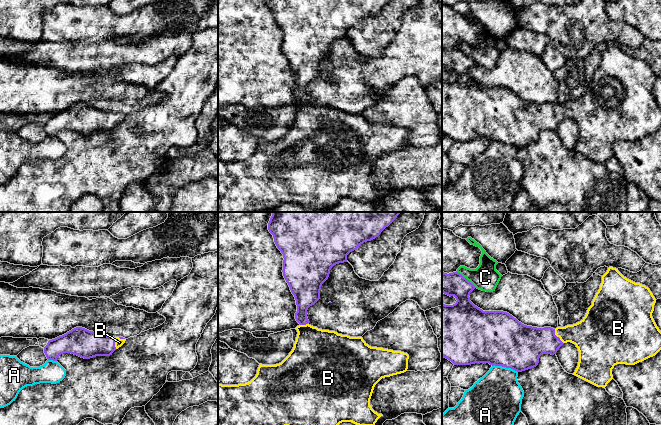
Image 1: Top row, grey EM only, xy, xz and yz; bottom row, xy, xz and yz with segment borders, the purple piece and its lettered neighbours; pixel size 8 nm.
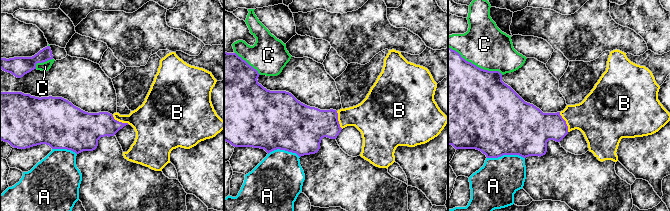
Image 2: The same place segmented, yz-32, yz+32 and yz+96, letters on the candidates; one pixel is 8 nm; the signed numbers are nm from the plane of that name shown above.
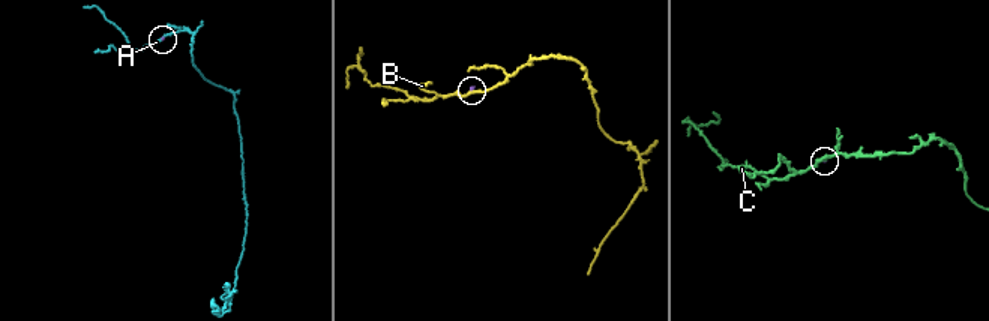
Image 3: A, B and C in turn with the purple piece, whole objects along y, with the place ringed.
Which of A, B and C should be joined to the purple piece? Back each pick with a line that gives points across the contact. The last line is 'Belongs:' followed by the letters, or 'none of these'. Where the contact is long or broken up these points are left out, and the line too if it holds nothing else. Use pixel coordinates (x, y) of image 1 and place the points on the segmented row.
B: runs through yz (526, 344), (551, 340), (556, 336), (587, 335)
Belongs: B

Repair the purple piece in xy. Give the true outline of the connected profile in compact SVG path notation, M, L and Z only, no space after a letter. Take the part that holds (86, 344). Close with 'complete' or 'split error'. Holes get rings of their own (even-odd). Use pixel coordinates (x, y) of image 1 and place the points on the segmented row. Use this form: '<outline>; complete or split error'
M76 327L66 334L49 340L44 347L48 360L57 361L63 353L71 353L84 359L110 356L125 343L123 337L111 337Z; split error

